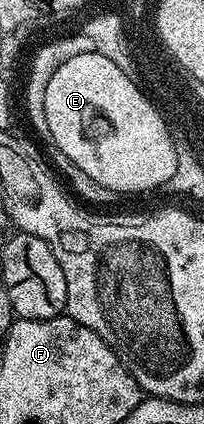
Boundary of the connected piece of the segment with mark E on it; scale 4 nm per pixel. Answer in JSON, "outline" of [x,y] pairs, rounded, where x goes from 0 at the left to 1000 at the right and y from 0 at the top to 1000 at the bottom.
{"outline":[[[471,120],[348,134],[265,170],[225,205],[221,274],[216,297],[260,340],[475,441],[578,434],[608,448],[667,448],[701,460],[725,448],[789,443],[853,415],[853,340],[770,245],[549,142]]]}

